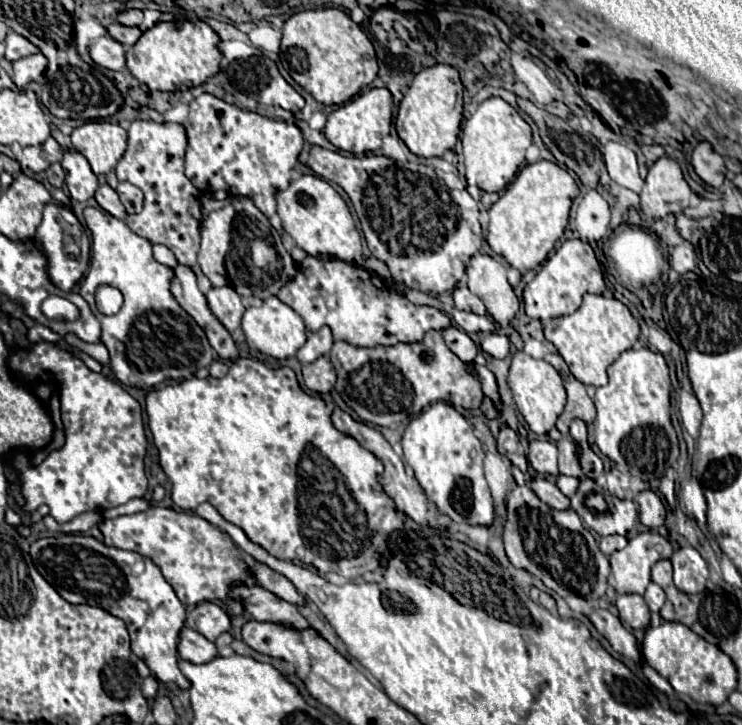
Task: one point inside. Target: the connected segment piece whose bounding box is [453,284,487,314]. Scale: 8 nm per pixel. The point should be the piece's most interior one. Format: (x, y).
(464, 299)

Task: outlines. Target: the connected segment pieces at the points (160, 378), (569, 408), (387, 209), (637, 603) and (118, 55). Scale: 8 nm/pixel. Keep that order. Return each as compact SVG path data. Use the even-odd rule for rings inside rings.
M87 206L85 208L85 222L87 228L91 230L91 238L93 238L93 246L91 246L91 262L89 262L89 270L83 276L79 286L79 294L89 302L93 314L99 318L101 322L101 342L107 346L109 356L111 356L111 368L115 370L117 378L123 384L133 384L139 388L153 388L155 384L161 384L165 380L183 380L183 378L193 378L195 372L203 366L209 366L215 360L215 350L211 348L205 332L201 330L201 326L179 306L179 302L173 298L171 294L171 282L173 282L173 268L159 264L153 258L153 250L151 250L151 242L133 234L133 230L129 230L129 226L123 220L113 218L109 212L95 208L95 206ZM101 284L109 284L115 286L117 290L121 290L125 302L123 308L119 310L119 314L115 316L103 316L95 302L93 302L93 292L101 286Z
M573 378L573 386L567 386L567 390L569 390L569 392L567 392L569 398L567 398L567 404L565 404L563 414L561 414L559 420L557 420L557 428L559 428L559 430L561 430L561 428L569 428L571 420L575 420L575 418L581 418L583 422L591 424L593 418L595 418L595 404L593 404L593 400L589 398L585 386L581 386L581 384Z
M313 146L309 152L309 168L327 182L335 182L341 186L353 202L353 208L359 216L361 230L365 234L367 246L375 258L387 264L395 282L405 282L413 290L421 292L447 292L453 290L455 284L463 278L465 266L469 258L481 248L483 234L479 224L479 208L477 202L465 192L455 190L455 196L443 184L443 180L435 180L423 176L419 172L407 172L395 160L387 156L343 156L333 150L325 150L321 146Z
M619 594L615 606L619 610L619 620L625 626L629 626L633 630L649 626L651 614L649 614L649 606L641 594Z
M105 36L105 38L99 38L97 44L93 44L89 48L89 54L93 58L95 64L99 64L101 68L107 68L107 70L123 70L127 66L127 50L121 42L113 40L111 36Z

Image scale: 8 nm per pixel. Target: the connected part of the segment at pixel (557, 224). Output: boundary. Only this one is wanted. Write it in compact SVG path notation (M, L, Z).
M539 160L535 164L523 166L517 174L517 180L509 184L505 194L489 208L489 246L521 272L535 268L547 258L555 242L563 236L573 202L571 196L577 194L579 188L575 180L557 164Z

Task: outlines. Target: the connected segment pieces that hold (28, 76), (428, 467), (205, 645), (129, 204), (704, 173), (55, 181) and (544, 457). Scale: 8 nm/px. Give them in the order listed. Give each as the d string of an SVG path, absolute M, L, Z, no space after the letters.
M33 54L27 58L21 58L17 62L13 62L13 82L17 84L17 88L27 86L29 82L41 78L47 70L47 58L43 54Z
M435 402L425 412L421 412L417 418L413 418L401 438L403 444L403 460L413 468L417 482L425 490L427 498L437 504L437 508L453 518L457 524L485 524L489 526L493 522L493 498L489 492L489 486L483 476L483 446L473 434L473 428L469 422L449 404Z
M185 626L181 630L179 656L193 664L207 664L207 662L219 658L221 654L219 654L219 648L215 646L215 642L207 640L203 634L197 634L195 630Z
M119 182L117 194L119 194L119 200L125 206L127 214L139 214L143 210L145 198L143 198L141 188L137 188L137 186L129 184L129 182Z
M701 142L691 156L691 164L701 180L713 188L719 188L725 180L725 162L723 158L711 148L709 142Z
M55 162L53 166L49 166L49 168L45 170L45 174L47 174L47 180L49 180L53 186L61 188L61 186L65 184L65 172L63 172L63 168L61 168L59 162Z
M531 440L527 460L539 474L557 476L557 446L549 440Z

